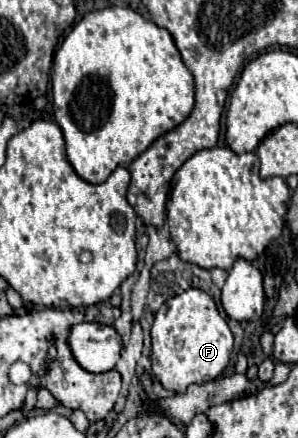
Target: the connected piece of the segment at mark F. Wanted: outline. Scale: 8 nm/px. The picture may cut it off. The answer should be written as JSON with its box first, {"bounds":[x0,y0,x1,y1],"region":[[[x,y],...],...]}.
{"bounds":[151,287,233,393],"region":[[[191,287],[159,307],[151,327],[151,343],[153,375],[165,389],[185,393],[189,385],[213,381],[225,371],[233,351],[233,333],[219,315],[213,297]]]}

